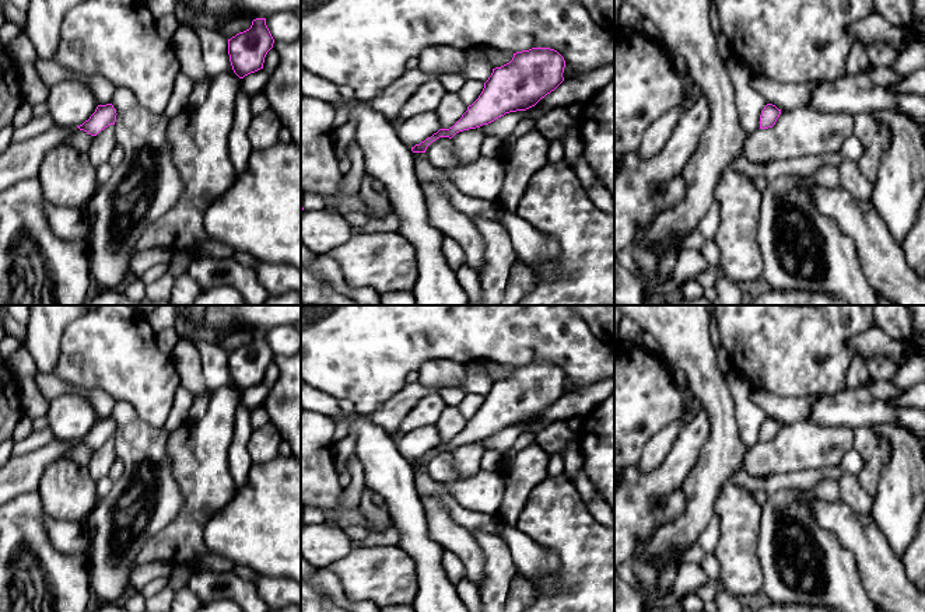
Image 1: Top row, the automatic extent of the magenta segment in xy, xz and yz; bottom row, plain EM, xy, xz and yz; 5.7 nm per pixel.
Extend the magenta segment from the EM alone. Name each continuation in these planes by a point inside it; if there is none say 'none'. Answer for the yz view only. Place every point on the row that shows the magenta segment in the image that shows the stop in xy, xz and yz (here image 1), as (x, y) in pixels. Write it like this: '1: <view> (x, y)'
none

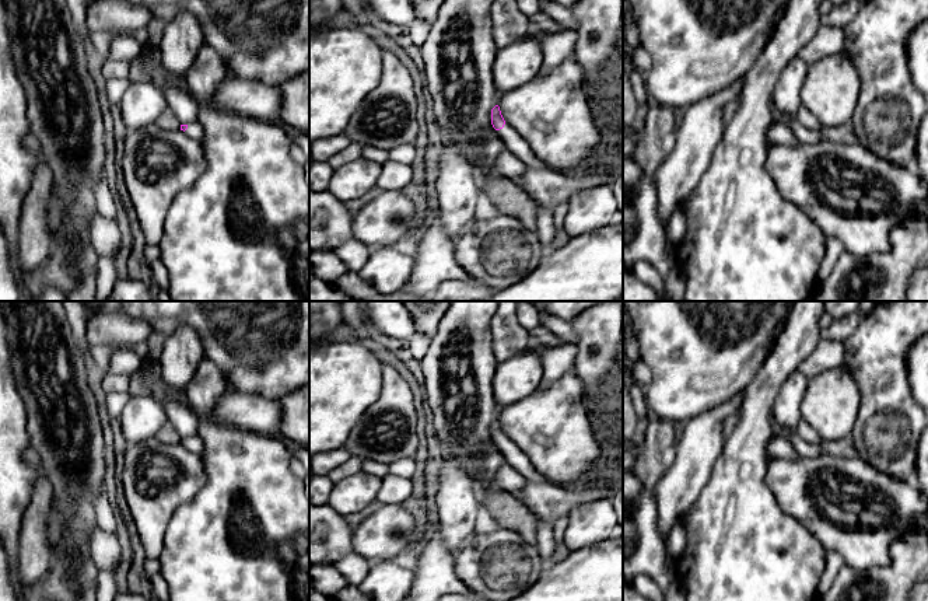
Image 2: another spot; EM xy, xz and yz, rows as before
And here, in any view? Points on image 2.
1: xz (514, 142)

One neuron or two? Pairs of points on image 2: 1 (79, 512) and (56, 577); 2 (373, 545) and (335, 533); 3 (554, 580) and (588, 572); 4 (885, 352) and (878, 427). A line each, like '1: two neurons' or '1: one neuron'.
1: one neuron
2: two neurons
3: one neuron
4: one neuron

